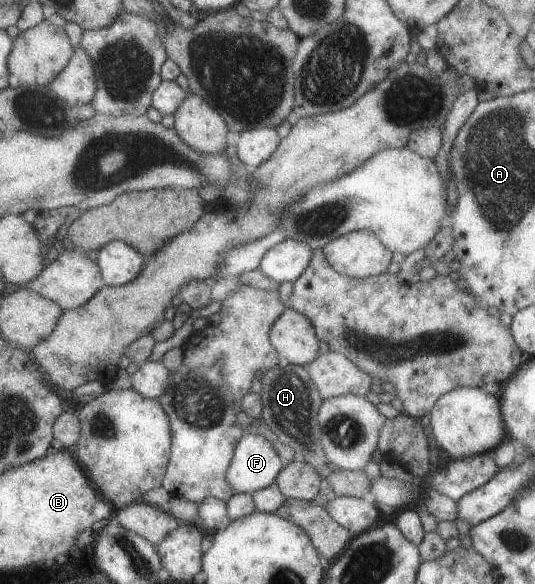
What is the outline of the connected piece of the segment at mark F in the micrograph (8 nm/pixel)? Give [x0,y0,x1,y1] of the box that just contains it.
[227,434,285,496]

